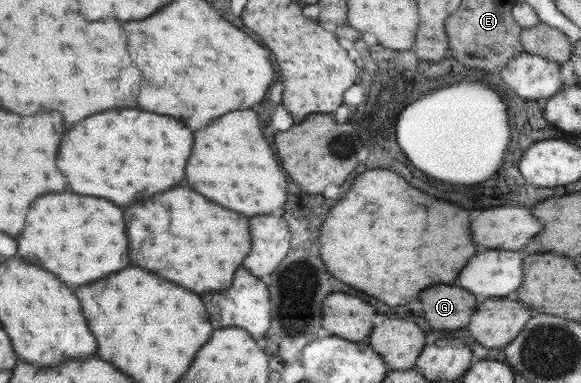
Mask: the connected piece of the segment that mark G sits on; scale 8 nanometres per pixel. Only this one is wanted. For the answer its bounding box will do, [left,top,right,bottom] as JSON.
[418,285,474,332]

